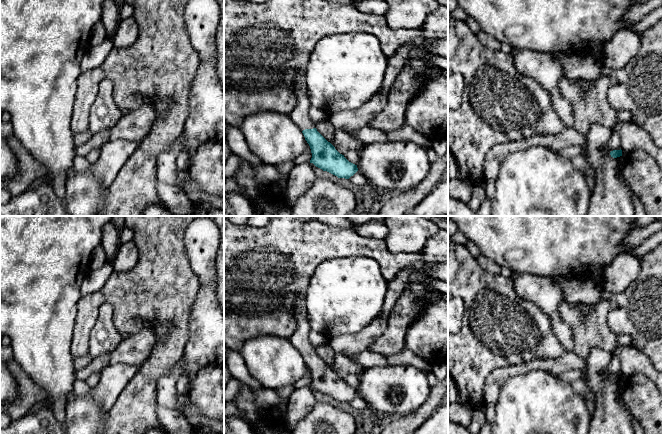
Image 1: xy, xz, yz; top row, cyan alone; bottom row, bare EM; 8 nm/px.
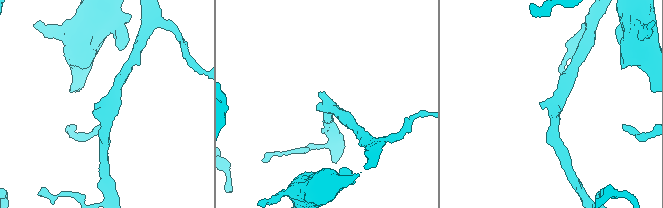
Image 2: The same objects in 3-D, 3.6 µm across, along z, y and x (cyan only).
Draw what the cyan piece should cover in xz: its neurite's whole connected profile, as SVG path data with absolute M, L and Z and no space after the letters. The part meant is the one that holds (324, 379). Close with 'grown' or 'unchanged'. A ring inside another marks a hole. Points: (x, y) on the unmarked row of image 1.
M298 297L295 304L297 328L289 338L293 346L302 355L310 370L312 382L310 387L338 402L349 403L357 395L357 389L349 386L335 371L328 366L315 352L316 348L309 341L310 325L307 320L305 298Z; grown

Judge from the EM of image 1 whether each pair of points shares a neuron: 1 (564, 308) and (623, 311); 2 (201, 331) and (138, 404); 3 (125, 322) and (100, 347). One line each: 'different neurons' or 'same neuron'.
1: different neurons
2: different neurons
3: different neurons

